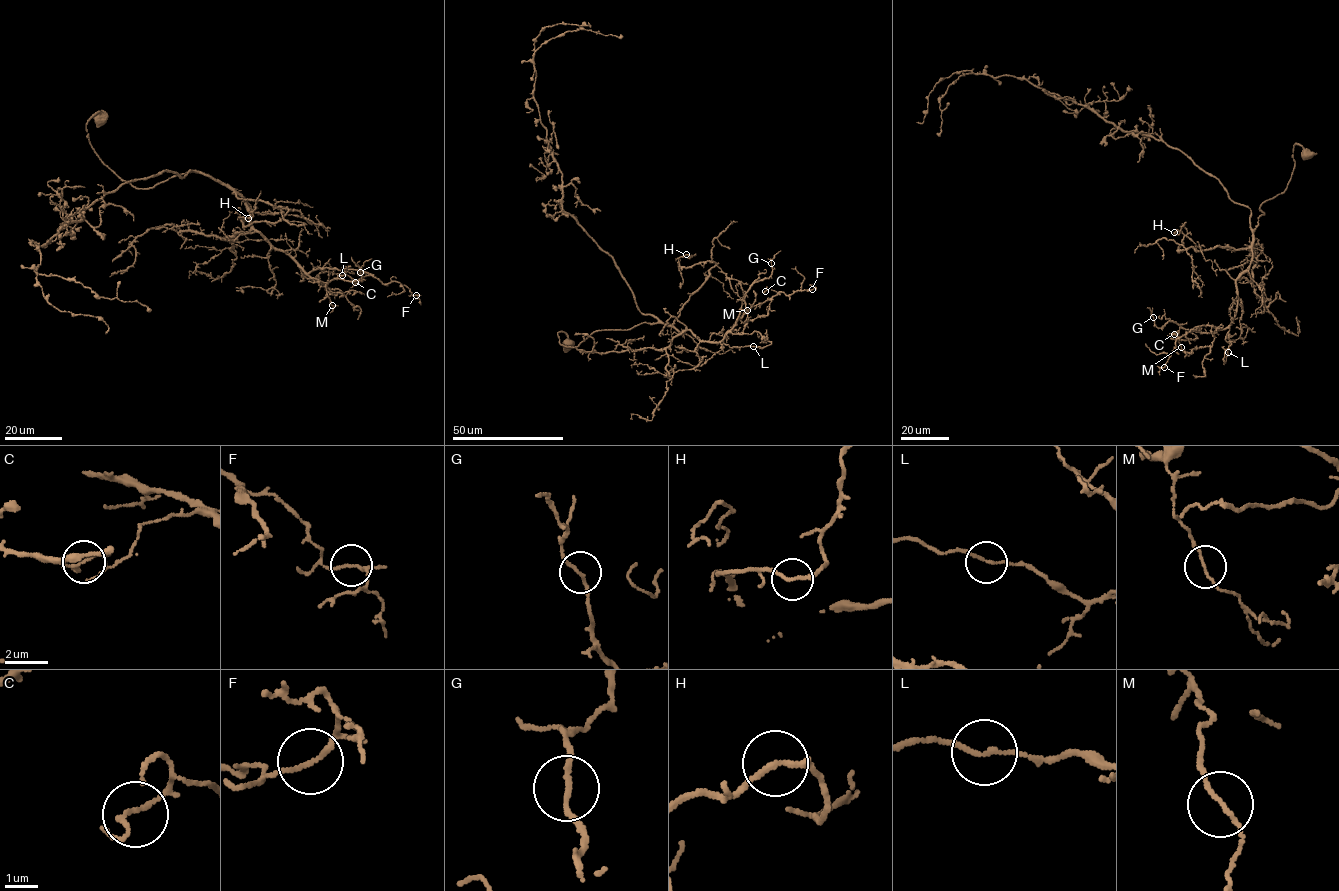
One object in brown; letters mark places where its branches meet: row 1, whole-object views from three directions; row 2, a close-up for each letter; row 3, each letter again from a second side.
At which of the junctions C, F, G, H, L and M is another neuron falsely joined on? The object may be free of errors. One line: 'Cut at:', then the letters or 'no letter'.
Cut at: no letter

